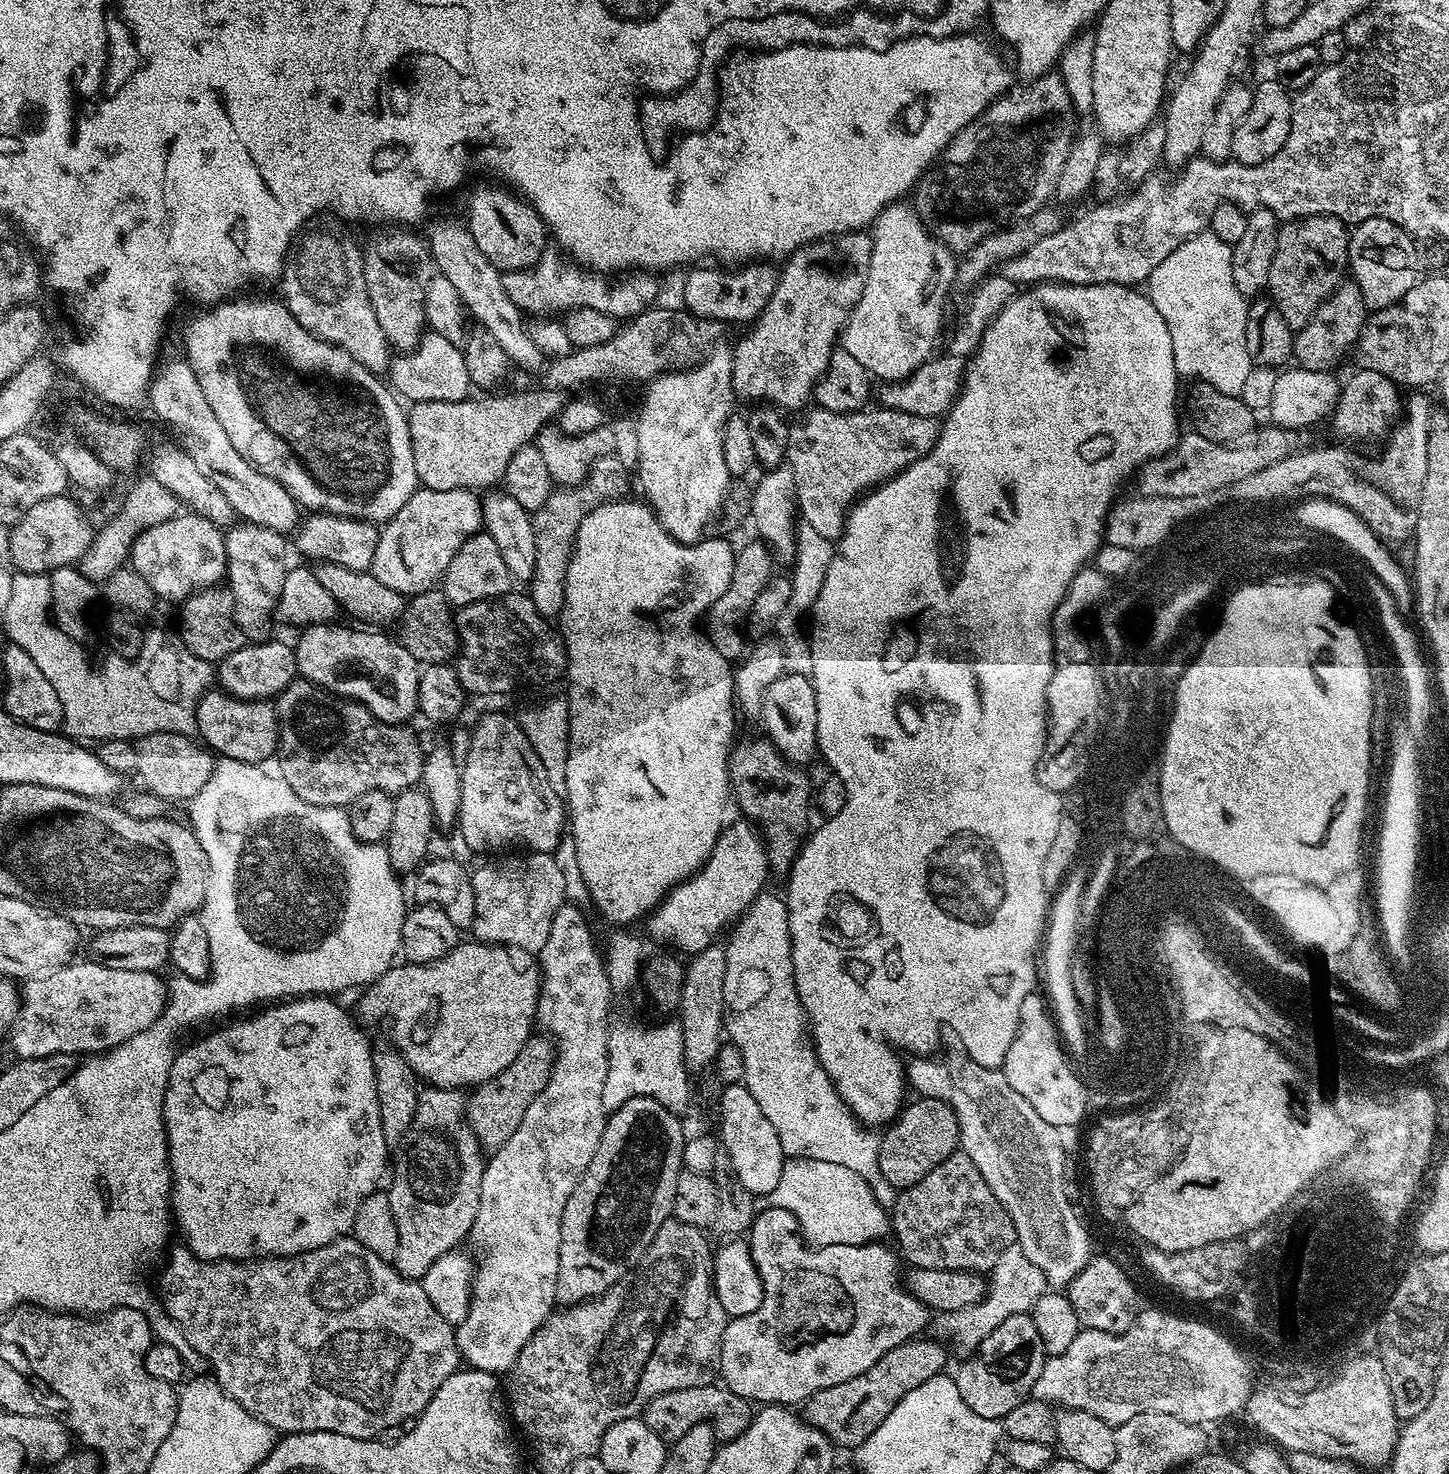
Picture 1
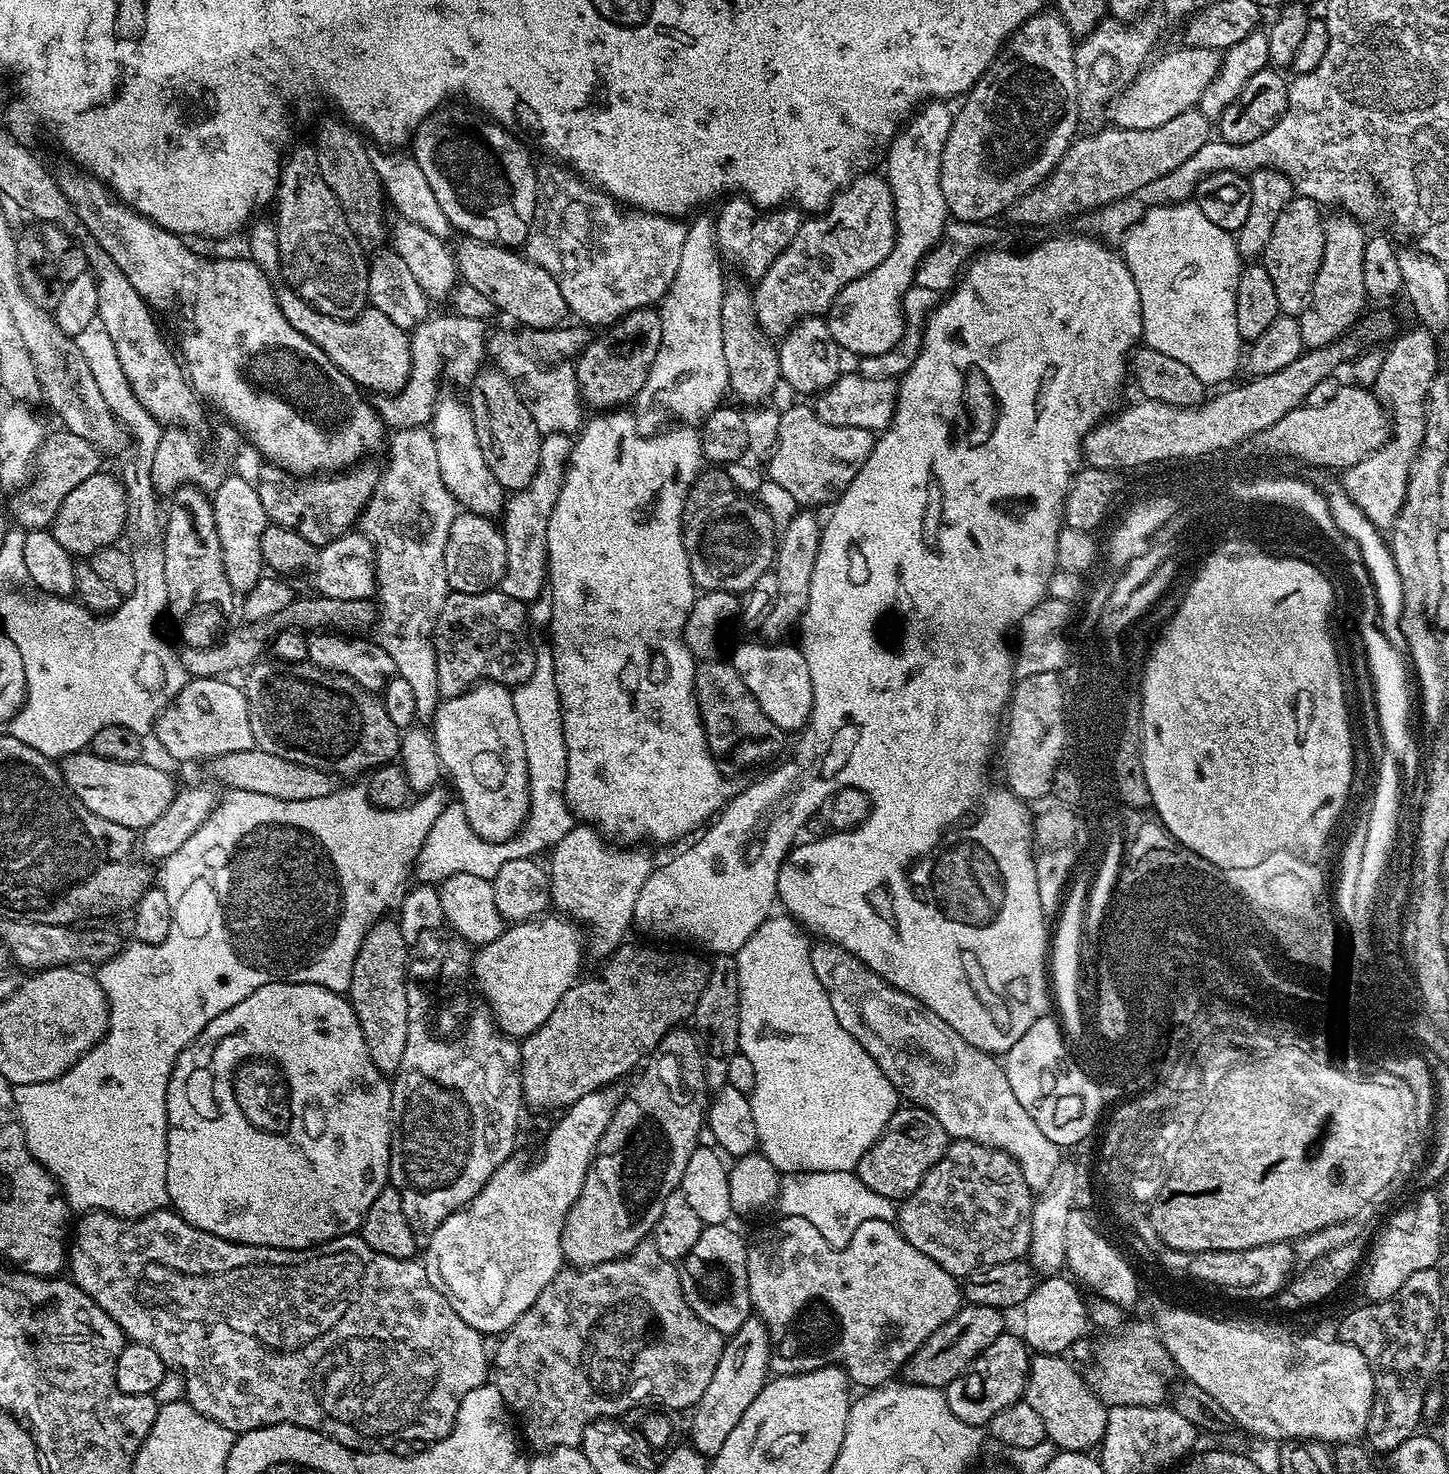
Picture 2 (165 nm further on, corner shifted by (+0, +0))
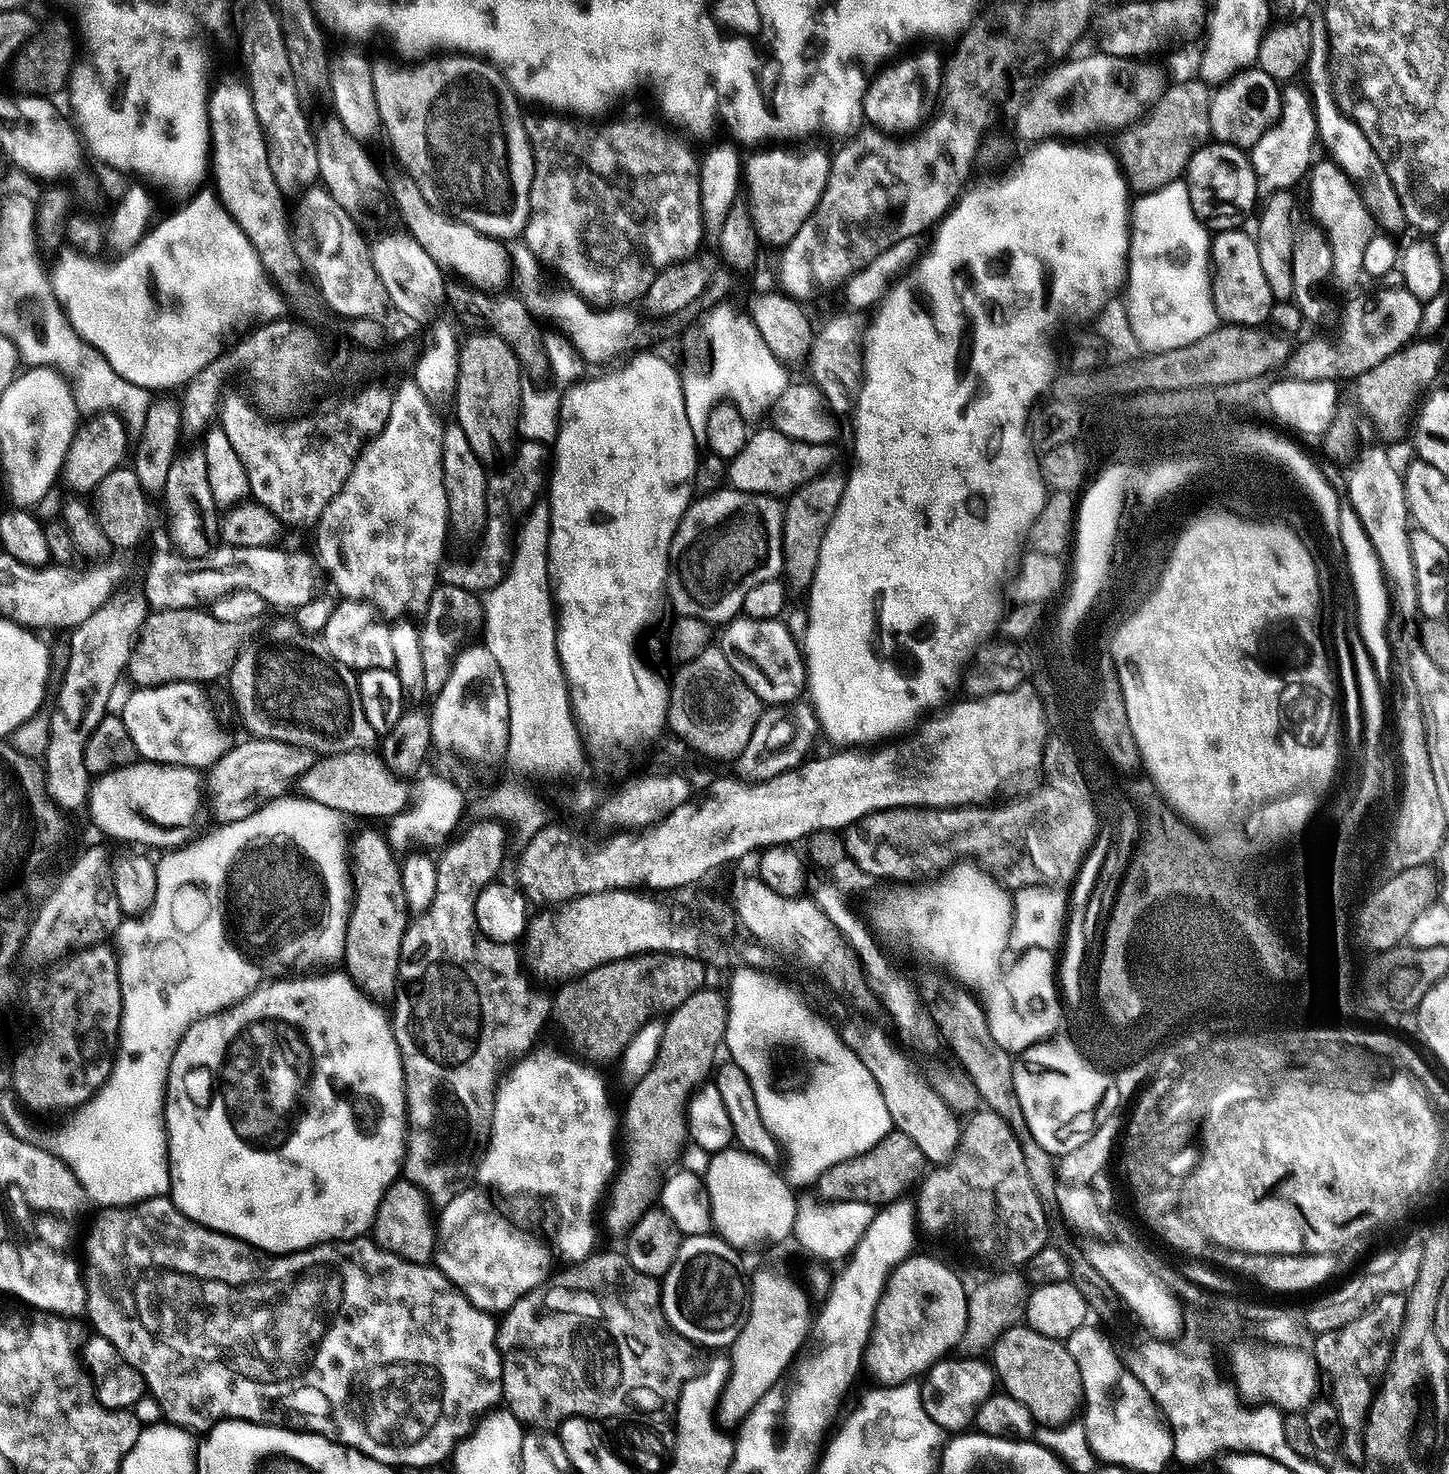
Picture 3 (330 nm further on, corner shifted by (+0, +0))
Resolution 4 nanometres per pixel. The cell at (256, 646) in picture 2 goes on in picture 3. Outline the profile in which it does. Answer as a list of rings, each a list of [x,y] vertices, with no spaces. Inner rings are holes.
[[[193,606],[149,611],[144,624],[136,635],[135,643],[132,645],[132,653],[126,669],[126,676],[133,680],[133,685],[150,688],[154,684],[173,684],[174,682],[195,684],[205,682],[204,680],[216,680],[219,676],[220,679],[227,677],[242,645],[249,639],[249,637],[247,638],[249,625],[222,622],[212,616],[211,611],[199,612],[198,608]]]

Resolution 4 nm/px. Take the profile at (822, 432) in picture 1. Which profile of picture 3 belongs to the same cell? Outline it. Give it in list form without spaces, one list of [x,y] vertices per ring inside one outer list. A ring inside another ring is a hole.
[[[765,426],[761,432],[753,431],[741,452],[730,460],[726,468],[726,480],[740,492],[761,492],[777,498],[787,497],[810,482],[815,476],[823,476],[833,467],[835,447],[832,444],[811,444],[790,438],[786,434]]]

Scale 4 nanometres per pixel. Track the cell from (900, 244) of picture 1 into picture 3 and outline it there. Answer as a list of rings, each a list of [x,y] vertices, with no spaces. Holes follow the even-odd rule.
[[[920,52],[917,56],[897,59],[896,68],[885,67],[871,77],[868,90],[864,95],[864,119],[871,127],[889,134],[912,134],[929,119],[928,84],[937,83],[942,68],[932,52]]]

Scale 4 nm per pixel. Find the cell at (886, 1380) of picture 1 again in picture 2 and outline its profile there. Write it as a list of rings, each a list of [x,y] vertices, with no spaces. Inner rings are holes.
[[[965,1303],[960,1311],[950,1318],[918,1350],[904,1363],[900,1374],[905,1383],[930,1386],[931,1388],[946,1388],[950,1381],[966,1372],[968,1367],[977,1360],[994,1342],[994,1338],[1005,1335],[1005,1313],[994,1306],[978,1306],[977,1304]]]

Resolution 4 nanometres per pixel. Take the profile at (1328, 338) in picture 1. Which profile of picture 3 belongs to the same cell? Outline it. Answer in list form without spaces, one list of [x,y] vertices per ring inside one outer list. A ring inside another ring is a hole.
[[[1321,159],[1313,163],[1306,180],[1308,204],[1312,207],[1313,218],[1316,219],[1313,220],[1315,227],[1324,232],[1324,238],[1330,248],[1331,279],[1336,279],[1336,284],[1340,288],[1352,288],[1364,276],[1362,253],[1366,251],[1370,238],[1377,235],[1378,225],[1363,200],[1357,181],[1341,170],[1332,159]]]

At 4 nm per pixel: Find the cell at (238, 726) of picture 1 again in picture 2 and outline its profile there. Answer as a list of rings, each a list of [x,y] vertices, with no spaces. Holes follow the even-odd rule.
[[[201,676],[189,679],[188,685],[173,698],[160,712],[154,725],[154,737],[176,760],[205,760],[231,754],[235,751],[250,750],[256,747],[254,730],[250,730],[250,710],[246,706],[244,689],[239,683],[231,684],[231,679],[215,676]]]

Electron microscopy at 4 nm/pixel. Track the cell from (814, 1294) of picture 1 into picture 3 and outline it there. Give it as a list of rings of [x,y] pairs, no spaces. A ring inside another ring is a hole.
[[[907,1256],[888,1276],[882,1298],[876,1307],[868,1347],[864,1349],[863,1367],[880,1386],[906,1384],[923,1377],[938,1360],[945,1359],[964,1337],[968,1325],[968,1294],[958,1273],[940,1260],[930,1256]]]

